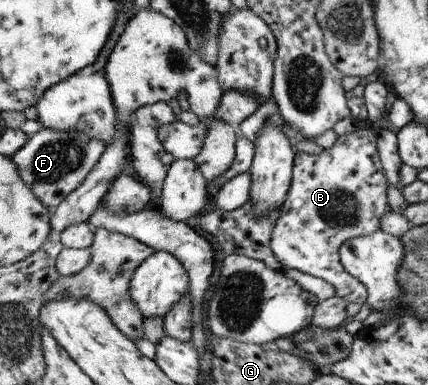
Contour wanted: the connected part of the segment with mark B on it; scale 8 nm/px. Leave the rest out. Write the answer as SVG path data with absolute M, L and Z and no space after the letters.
M356 128L353 132L338 136L331 149L323 149L318 155L296 151L293 166L292 187L276 216L274 226L274 255L282 268L297 269L305 274L320 277L337 288L337 296L347 303L366 302L366 286L346 271L341 263L341 247L349 239L370 235L380 230L380 219L388 211L386 201L386 175L376 151L376 135L370 129Z

